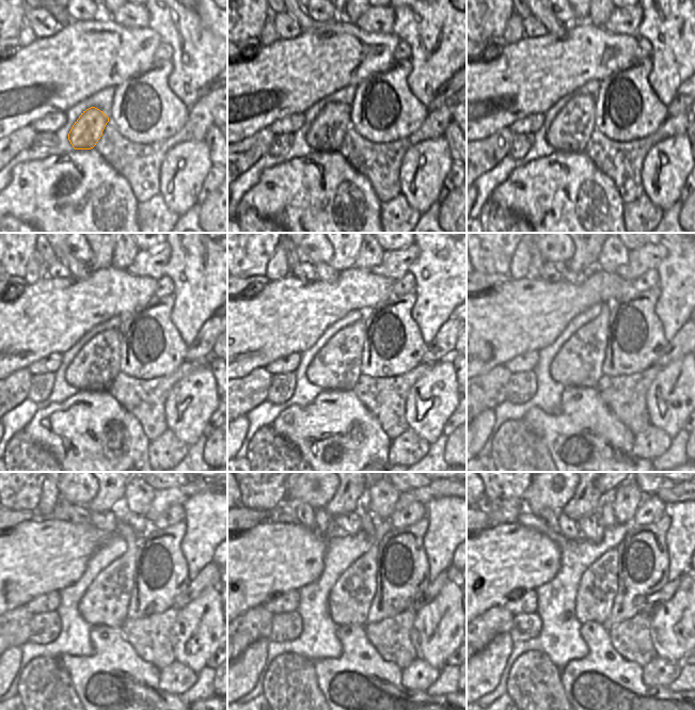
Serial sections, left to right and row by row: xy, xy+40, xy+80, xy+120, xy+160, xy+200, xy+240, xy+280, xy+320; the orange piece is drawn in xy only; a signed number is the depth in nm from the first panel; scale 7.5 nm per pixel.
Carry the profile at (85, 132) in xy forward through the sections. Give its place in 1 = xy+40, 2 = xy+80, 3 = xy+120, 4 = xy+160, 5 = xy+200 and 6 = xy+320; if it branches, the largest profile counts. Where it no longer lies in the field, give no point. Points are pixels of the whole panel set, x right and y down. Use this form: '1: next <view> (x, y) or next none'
1: next xy+40 (328, 130)
2: next xy+80 (570, 130)
3: next xy+120 (96, 365)
4: next xy+160 (336, 366)
5: next xy+200 (579, 363)
6: next xy+320 (597, 588)

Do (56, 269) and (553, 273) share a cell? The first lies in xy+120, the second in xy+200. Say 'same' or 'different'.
same

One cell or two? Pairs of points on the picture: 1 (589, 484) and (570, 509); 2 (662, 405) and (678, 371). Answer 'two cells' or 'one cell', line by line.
1: one cell
2: one cell

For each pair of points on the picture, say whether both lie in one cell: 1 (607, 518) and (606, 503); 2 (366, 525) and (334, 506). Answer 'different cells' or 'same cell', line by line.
1: same cell
2: different cells

